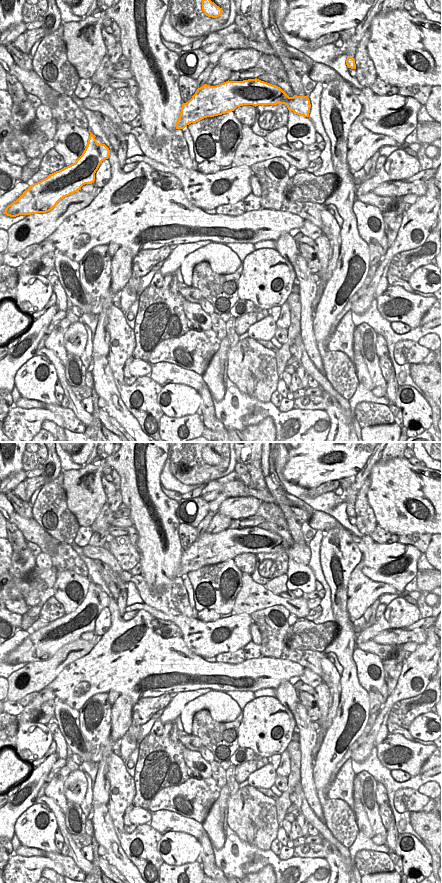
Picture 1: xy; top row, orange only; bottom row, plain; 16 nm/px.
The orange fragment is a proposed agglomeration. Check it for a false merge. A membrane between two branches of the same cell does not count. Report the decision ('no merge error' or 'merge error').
no merge error

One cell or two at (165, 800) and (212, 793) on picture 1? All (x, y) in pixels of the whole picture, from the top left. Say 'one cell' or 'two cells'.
one cell

